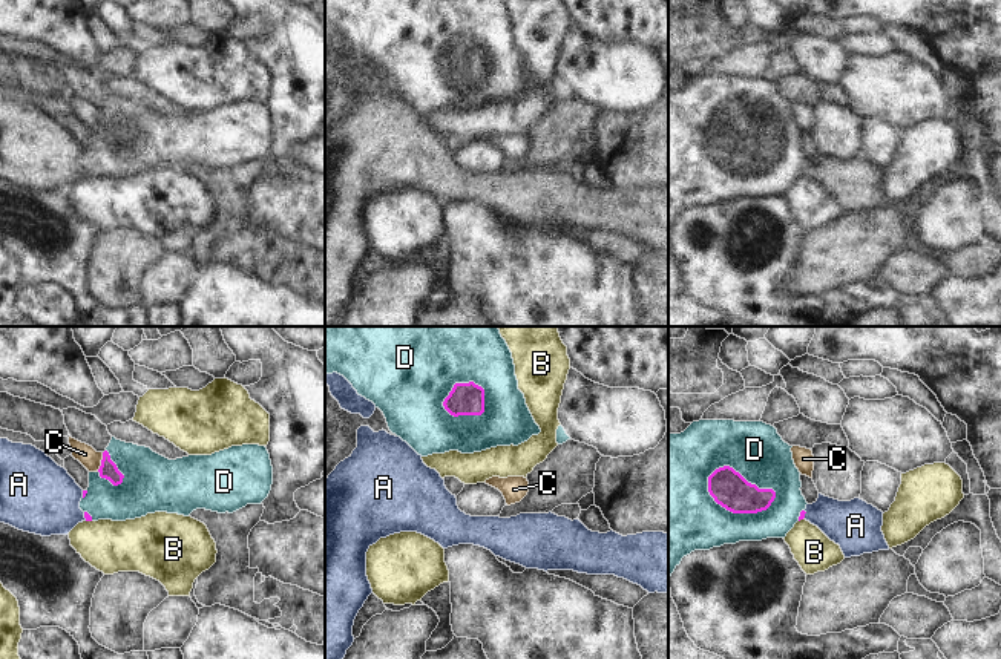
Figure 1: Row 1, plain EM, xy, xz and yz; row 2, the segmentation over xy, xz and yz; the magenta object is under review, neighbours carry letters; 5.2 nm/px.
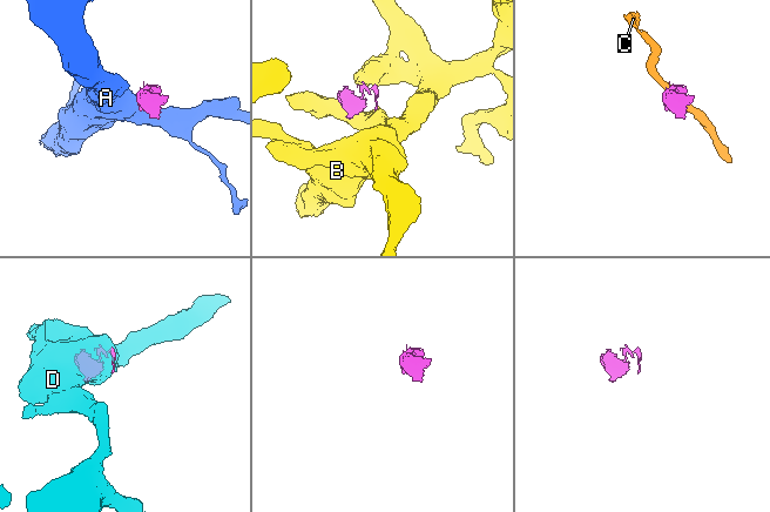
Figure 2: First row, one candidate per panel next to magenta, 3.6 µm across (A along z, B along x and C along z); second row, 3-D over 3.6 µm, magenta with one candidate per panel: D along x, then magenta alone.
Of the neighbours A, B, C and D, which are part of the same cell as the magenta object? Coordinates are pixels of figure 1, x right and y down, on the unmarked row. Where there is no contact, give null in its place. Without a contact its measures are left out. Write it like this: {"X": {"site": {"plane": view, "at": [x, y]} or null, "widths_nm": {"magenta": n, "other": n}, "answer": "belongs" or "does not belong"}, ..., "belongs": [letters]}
{"A": {"site": {"plane": "xy", "at": [83, 150]}, "widths_nm": {"magenta": 20, "other": 400}, "answer": "does not belong"}, "B": {"site": {"plane": "xy", "at": [89, 177]}, "widths_nm": {"magenta": 40, "other": 280}, "answer": "does not belong"}, "C": {"site": {"plane": "xy", "at": [101, 118]}, "widths_nm": {"magenta": 90, "other": 100}, "answer": "does not belong"}, "D": {"site": {"plane": "yz", "at": [742, 134]}, "widths_nm": {"magenta": 190, "other": 300}, "answer": "belongs"}, "belongs": ["D"]}

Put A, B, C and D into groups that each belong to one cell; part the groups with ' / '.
A / B / C / D

